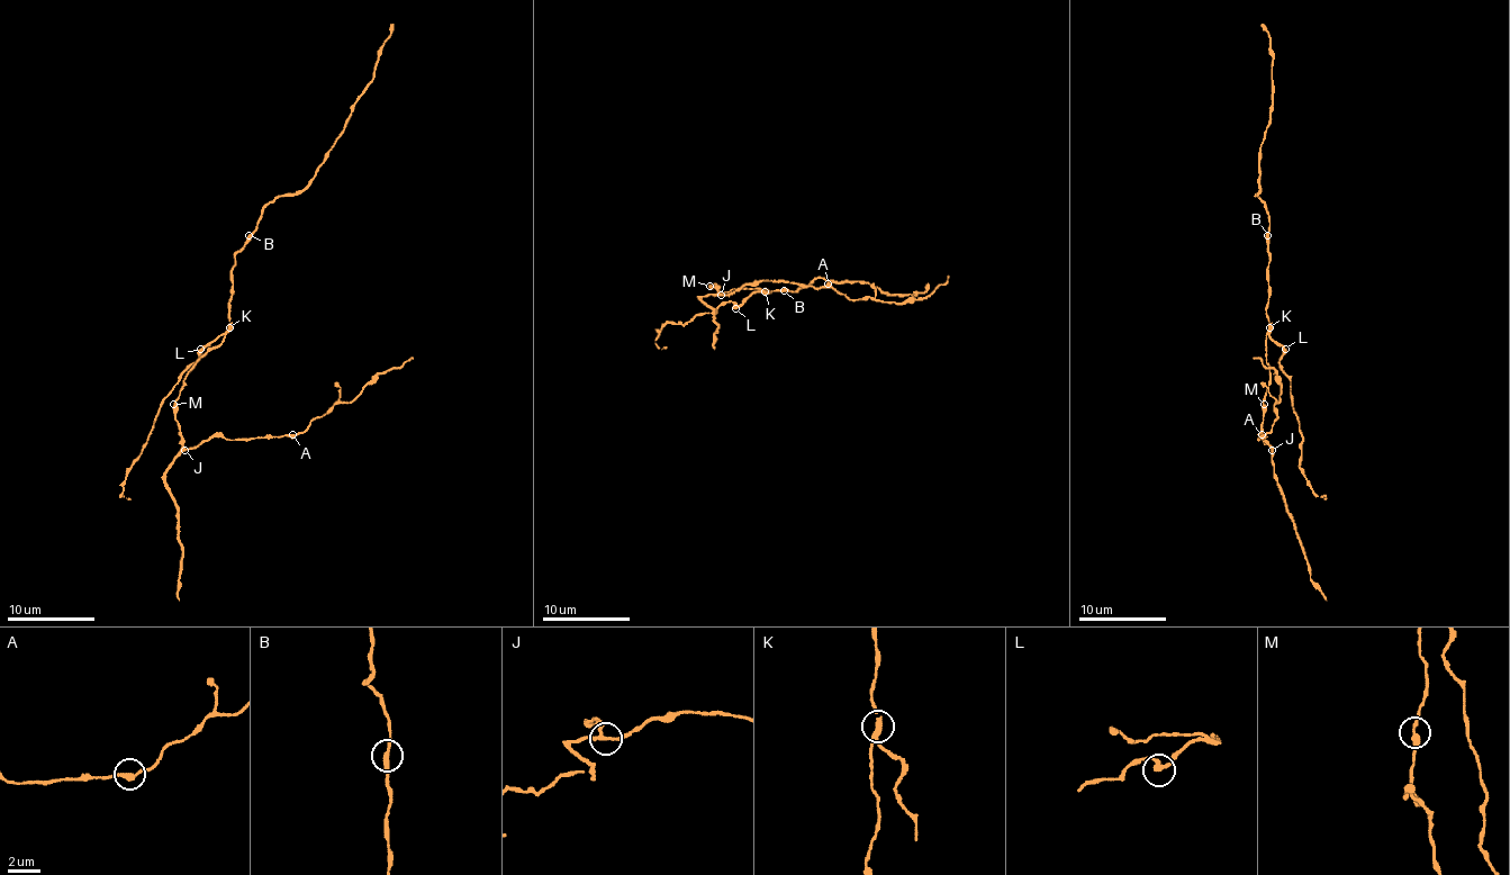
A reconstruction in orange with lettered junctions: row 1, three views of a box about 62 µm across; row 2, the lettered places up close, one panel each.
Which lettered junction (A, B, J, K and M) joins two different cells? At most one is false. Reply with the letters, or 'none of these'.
K

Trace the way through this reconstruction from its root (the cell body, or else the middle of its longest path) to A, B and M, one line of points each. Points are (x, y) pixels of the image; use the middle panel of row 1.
A: (753, 288), (721, 292), (712, 286), (721, 295), (731, 295), (760, 281), (817, 288), (828, 283)
B: (753, 288), (771, 292), (784, 290)
M: (753, 288), (721, 292), (710, 286)

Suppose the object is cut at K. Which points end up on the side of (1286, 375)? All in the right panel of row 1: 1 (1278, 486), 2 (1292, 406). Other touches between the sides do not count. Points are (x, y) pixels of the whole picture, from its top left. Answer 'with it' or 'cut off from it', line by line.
1: cut off from it
2: with it

